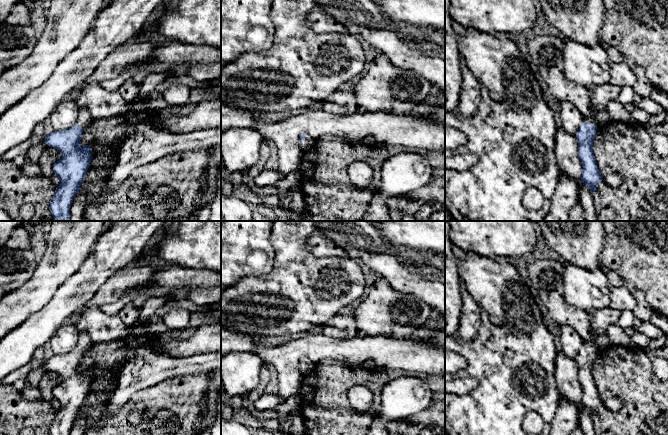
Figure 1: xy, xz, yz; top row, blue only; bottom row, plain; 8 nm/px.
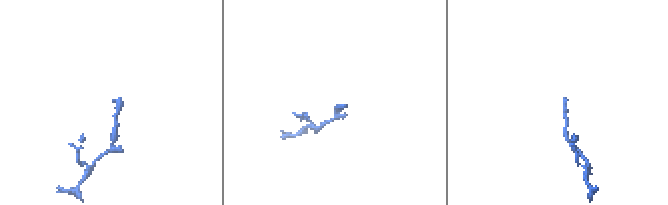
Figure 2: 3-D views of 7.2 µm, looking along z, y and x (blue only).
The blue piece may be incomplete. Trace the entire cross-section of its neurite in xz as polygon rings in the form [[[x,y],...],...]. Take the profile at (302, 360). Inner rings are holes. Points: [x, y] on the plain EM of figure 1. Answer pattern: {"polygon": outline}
{"polygon": [[[302,358],[300,360],[301,375],[305,375],[308,372],[312,371],[315,368],[316,364],[317,362],[315,361],[308,360],[307,358]]]}

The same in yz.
{"polygon": [[[546,255],[529,258],[527,267],[529,279],[535,294],[541,299],[550,317],[560,326],[570,326],[585,340],[585,346],[579,352],[578,381],[582,388],[582,402],[594,418],[597,409],[603,404],[593,376],[598,345],[592,340],[590,328],[591,314],[574,307],[564,296],[564,265]]]}

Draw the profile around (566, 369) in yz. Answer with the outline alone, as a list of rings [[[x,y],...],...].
[[[560,349],[555,356],[554,376],[562,398],[580,407],[582,388],[578,381],[578,364],[575,359],[568,357]]]

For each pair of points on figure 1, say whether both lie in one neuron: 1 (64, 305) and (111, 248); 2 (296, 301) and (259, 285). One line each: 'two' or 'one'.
1: one
2: one

